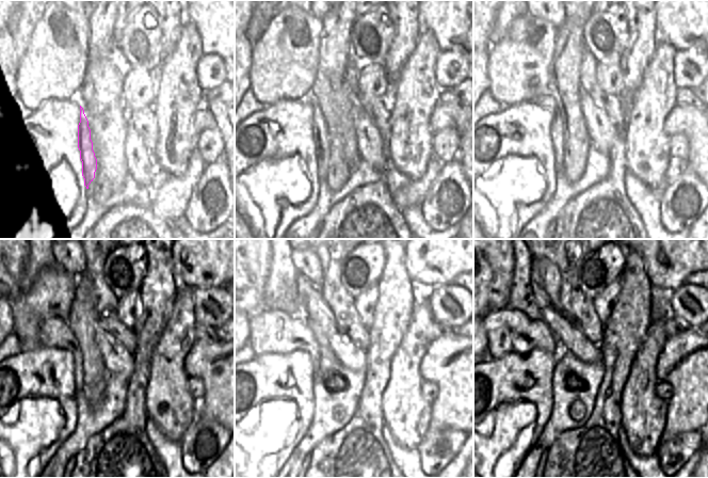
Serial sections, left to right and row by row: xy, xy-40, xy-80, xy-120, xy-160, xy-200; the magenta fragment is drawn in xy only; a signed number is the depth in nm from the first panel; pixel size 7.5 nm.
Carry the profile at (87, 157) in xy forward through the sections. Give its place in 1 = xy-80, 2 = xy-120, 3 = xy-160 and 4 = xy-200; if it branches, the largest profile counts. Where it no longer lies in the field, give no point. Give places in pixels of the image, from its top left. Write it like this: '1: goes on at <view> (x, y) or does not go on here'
1: goes on at xy-80 (546, 100)
2: goes on at xy-120 (53, 332)
3: goes on at xy-160 (272, 331)
4: goes on at xy-200 (509, 331)

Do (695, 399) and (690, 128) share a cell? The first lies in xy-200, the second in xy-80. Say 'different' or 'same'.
same

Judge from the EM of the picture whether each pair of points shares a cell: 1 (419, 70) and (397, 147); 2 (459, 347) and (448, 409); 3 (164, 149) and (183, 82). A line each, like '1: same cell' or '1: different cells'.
1: same cell
2: same cell
3: same cell

